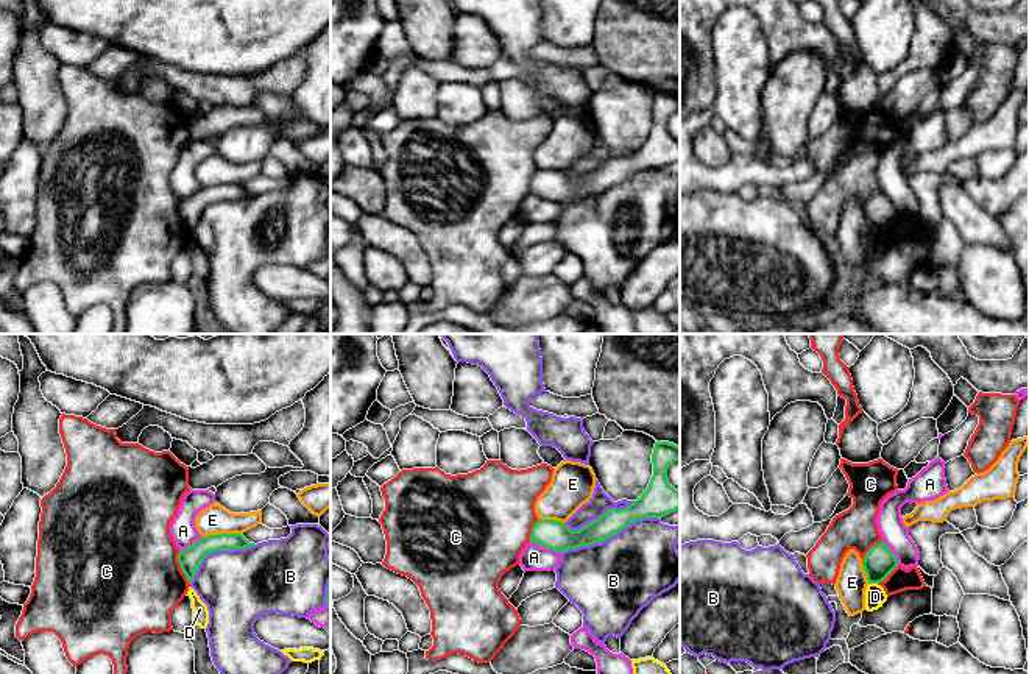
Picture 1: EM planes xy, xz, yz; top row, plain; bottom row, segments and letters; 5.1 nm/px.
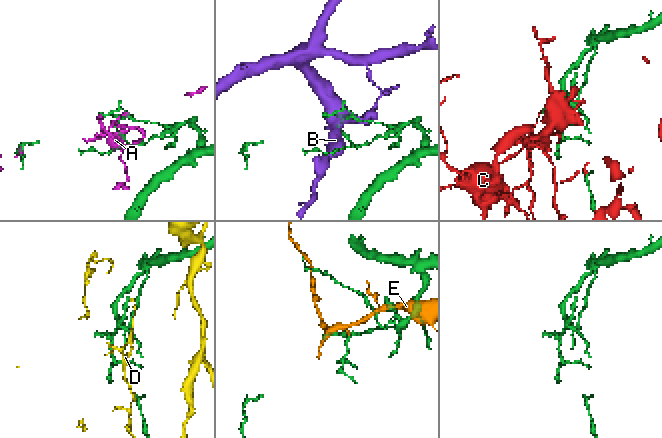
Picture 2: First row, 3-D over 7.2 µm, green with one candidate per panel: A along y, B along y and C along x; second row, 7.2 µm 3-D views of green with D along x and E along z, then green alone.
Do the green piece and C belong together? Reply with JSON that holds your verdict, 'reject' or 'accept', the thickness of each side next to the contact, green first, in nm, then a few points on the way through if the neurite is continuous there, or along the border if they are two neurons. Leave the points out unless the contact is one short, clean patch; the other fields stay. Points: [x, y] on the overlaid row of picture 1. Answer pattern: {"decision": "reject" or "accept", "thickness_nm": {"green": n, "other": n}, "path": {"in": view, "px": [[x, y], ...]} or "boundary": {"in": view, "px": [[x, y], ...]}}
{"decision": "reject", "thickness_nm": {"green": 120, "other": 500}, "boundary": {"in": "xy", "px": [[178, 551], [178, 564], [189, 584]]}}

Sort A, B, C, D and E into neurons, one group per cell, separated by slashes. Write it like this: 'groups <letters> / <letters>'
groups A / B / C / D / E

